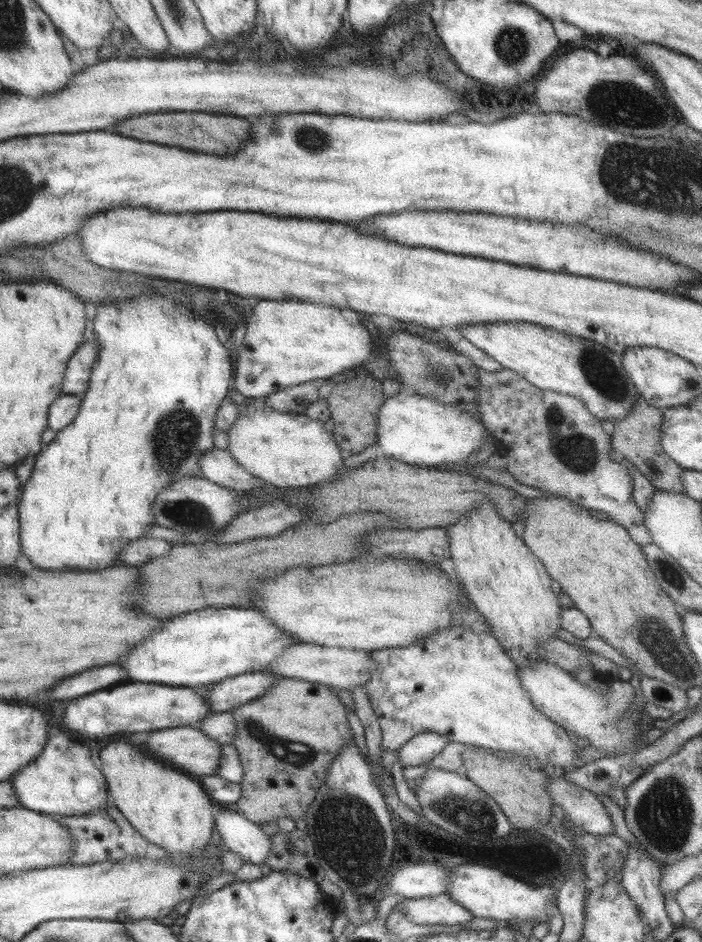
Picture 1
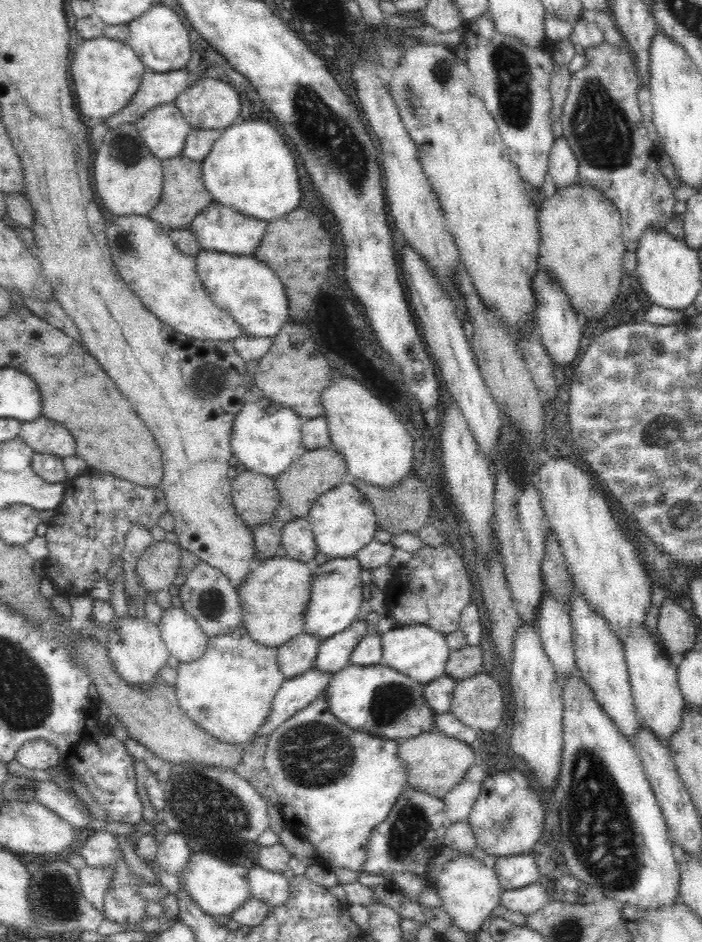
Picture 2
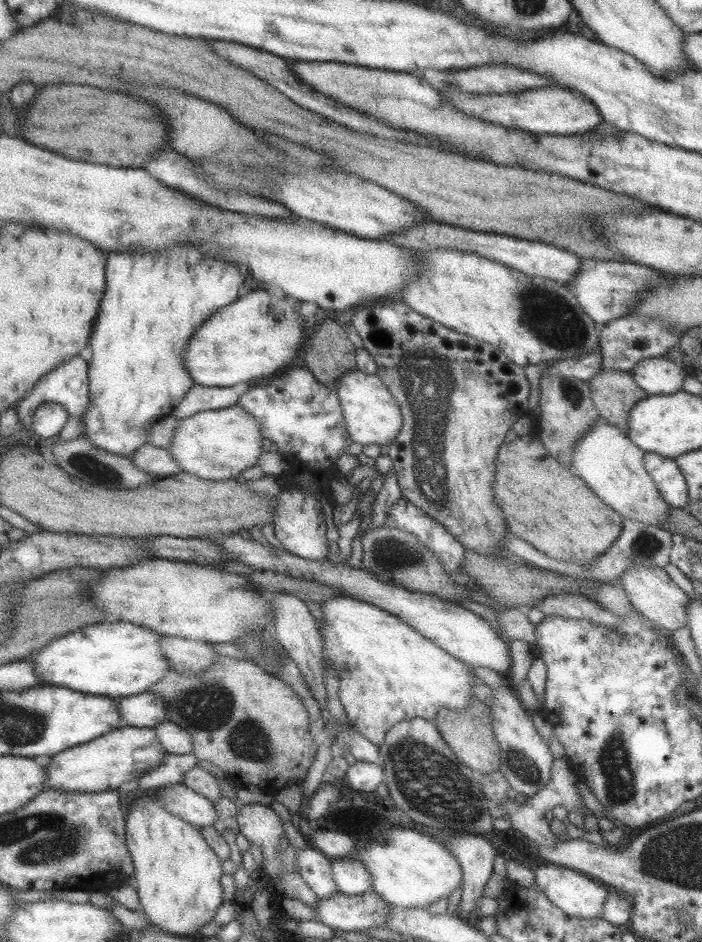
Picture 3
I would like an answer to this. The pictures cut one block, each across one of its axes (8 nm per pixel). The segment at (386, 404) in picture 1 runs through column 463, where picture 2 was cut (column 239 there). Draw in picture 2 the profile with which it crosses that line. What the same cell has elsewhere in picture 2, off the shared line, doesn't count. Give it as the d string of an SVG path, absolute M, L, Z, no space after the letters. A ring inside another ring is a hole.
M266 396L245 402L232 426L231 451L248 470L276 477L307 451L302 442L302 424L303 420L295 409L276 404Z

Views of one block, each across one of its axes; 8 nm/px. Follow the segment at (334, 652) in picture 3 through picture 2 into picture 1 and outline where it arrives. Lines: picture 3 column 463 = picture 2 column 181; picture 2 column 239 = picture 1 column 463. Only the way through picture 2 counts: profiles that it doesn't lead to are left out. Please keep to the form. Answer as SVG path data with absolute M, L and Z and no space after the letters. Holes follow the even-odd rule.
M449 625L449 627L435 629L433 633L421 637L421 639L415 641L411 645L403 645L403 647L382 648L379 650L369 651L369 658L371 658L371 664L373 664L373 677L363 685L365 692L367 693L369 703L372 712L375 714L377 725L381 732L381 749L383 751L396 752L403 744L406 744L413 736L422 733L434 733L435 735L443 736L447 741L461 743L466 746L479 747L481 749L487 749L491 752L500 753L502 755L509 755L515 753L515 755L521 755L523 757L533 757L541 764L552 764L555 767L563 767L564 771L571 771L574 761L582 748L578 748L572 738L563 728L557 726L553 722L550 722L541 712L538 712L532 706L531 698L527 696L527 692L521 688L519 684L519 678L517 678L517 666L515 663L505 655L501 645L497 643L497 640L493 636L487 633L474 633L471 629L462 627L461 625Z

